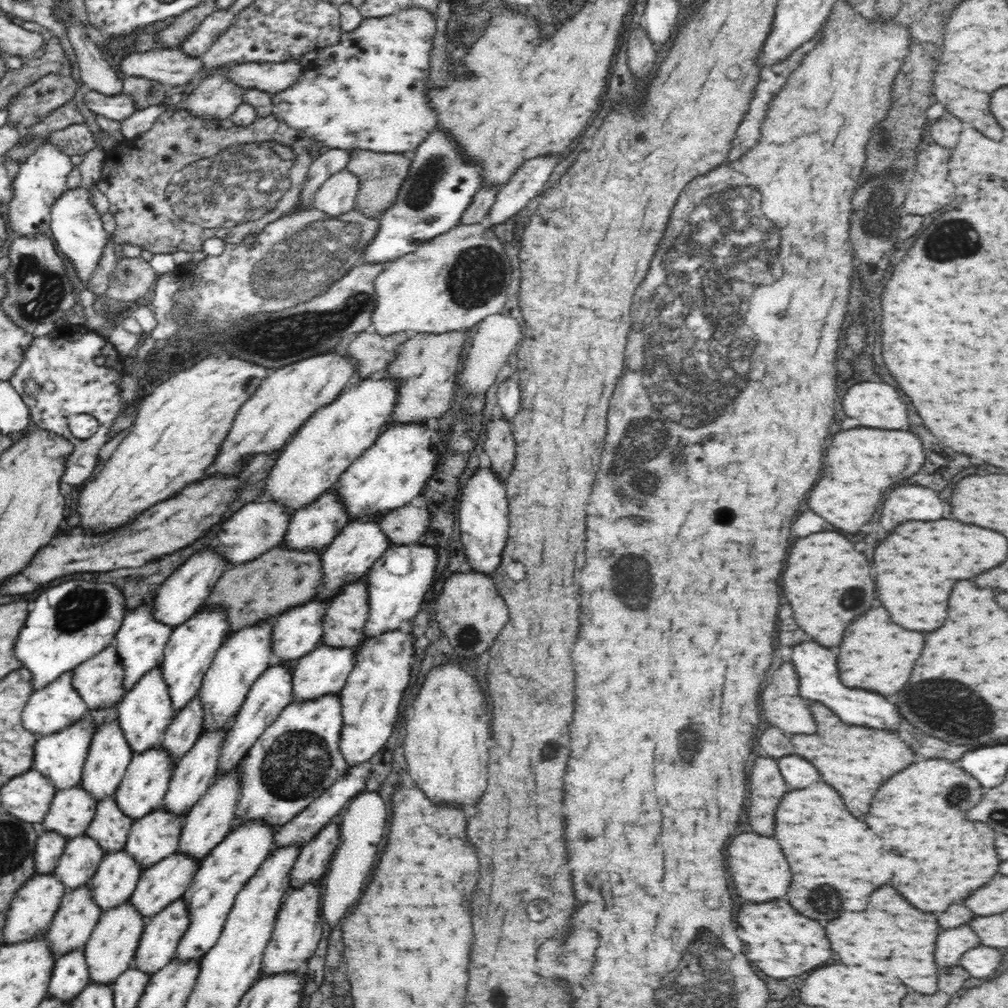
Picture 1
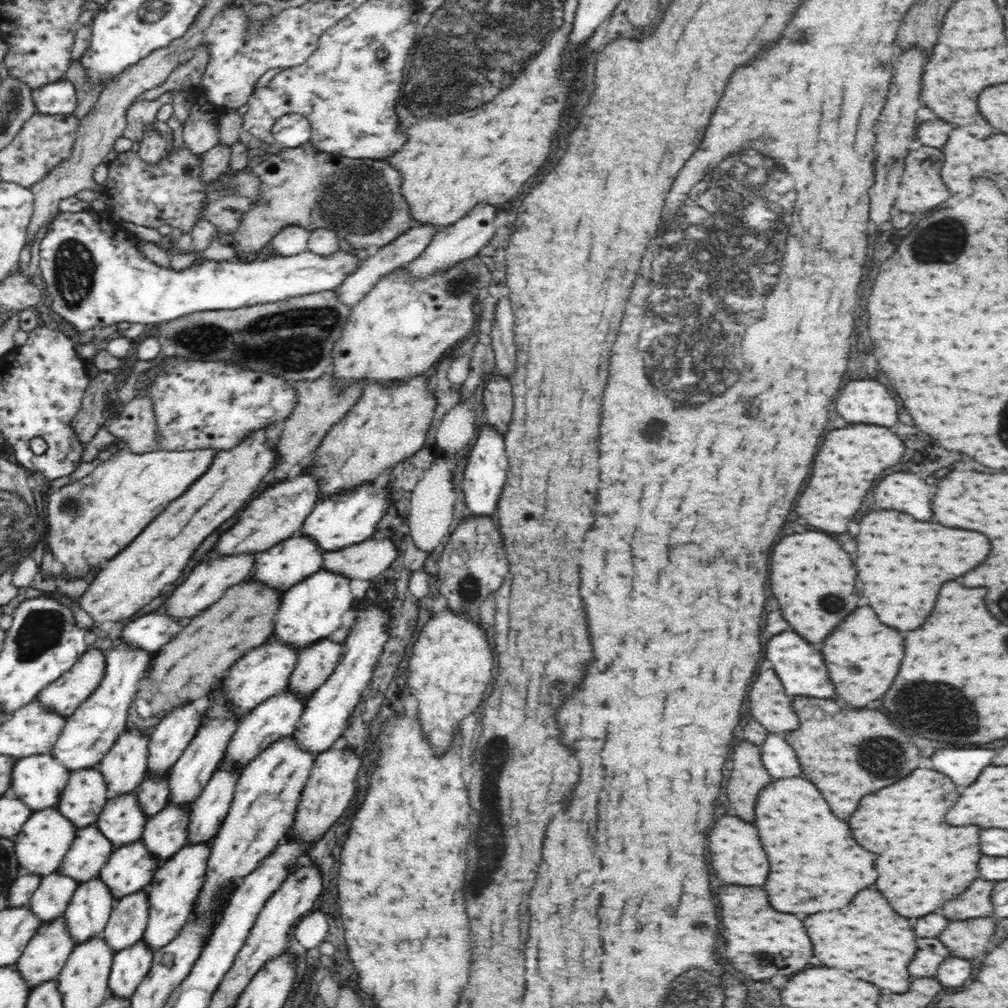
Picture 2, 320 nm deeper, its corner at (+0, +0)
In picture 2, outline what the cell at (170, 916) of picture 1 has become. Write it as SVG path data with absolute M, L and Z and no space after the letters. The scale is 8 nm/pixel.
M140 940L132 947L117 952L113 956L108 979L110 995L116 998L130 998L136 987L150 970L153 952Z

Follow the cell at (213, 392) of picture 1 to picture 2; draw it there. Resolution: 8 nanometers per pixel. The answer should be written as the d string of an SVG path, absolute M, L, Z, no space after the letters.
M119 449L109 460L104 460L87 476L71 481L48 496L46 516L48 516L48 546L56 562L64 566L64 574L68 580L86 576L92 568L98 566L102 558L110 560L114 554L122 552L158 514L173 500L182 496L195 480L198 480L214 461L216 450L177 450L157 449L146 454L134 454L127 449Z

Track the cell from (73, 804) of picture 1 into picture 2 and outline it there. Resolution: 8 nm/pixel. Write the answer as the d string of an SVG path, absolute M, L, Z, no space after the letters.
M48 808L30 815L21 831L15 836L15 856L21 872L29 872L38 876L48 876L59 870L62 859L72 846L77 835L77 826L64 818L58 808Z

